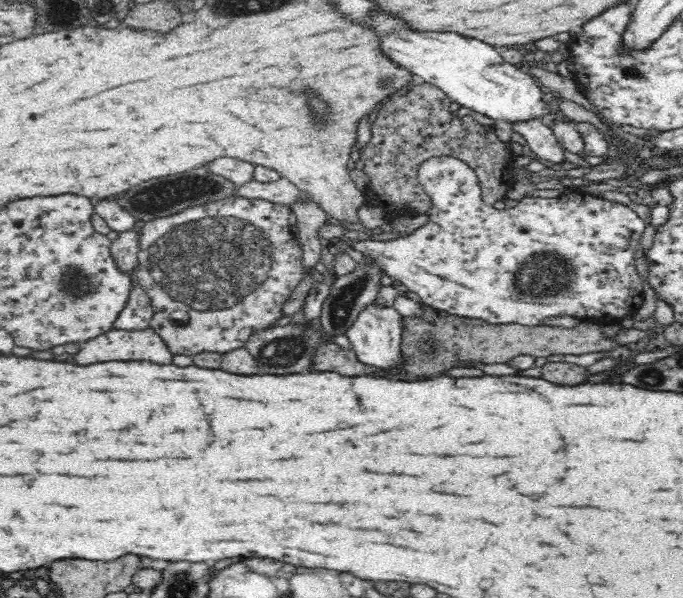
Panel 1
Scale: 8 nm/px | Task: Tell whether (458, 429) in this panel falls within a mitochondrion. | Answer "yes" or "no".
no

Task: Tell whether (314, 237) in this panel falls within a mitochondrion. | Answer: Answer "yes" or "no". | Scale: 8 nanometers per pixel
no

